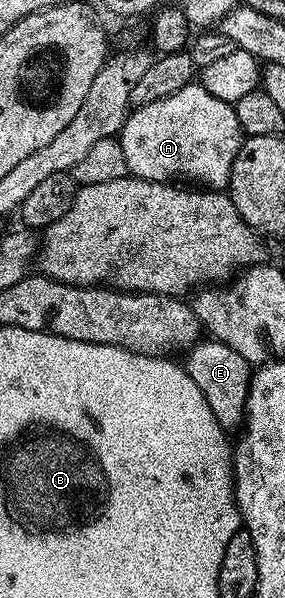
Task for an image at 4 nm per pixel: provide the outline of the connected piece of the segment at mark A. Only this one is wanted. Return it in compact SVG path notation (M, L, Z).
M194 82L175 94L167 94L167 98L159 98L159 102L133 108L125 118L119 139L132 175L162 182L202 180L202 185L210 189L225 190L243 133L236 107L215 98L215 94L207 94L200 82Z

